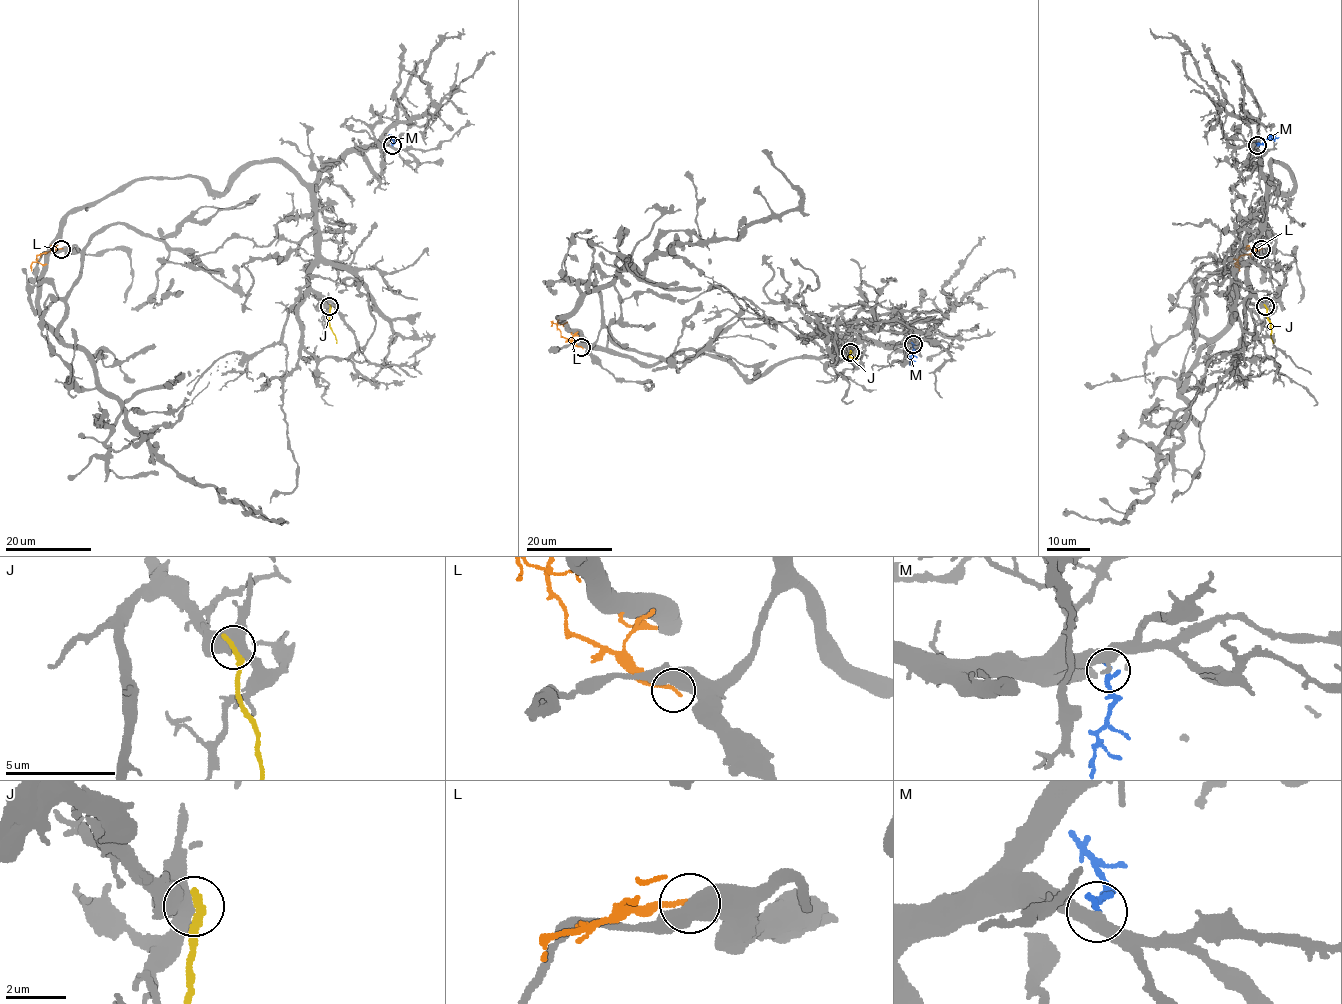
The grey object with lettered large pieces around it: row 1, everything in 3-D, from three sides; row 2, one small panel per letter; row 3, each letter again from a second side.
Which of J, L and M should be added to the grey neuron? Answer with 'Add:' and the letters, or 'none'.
Add: M

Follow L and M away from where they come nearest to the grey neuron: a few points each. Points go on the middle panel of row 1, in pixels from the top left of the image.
L: (581, 347), (564, 338), (557, 324), (552, 321), (552, 326)
M: (913, 344), (914, 351), (909, 362)

